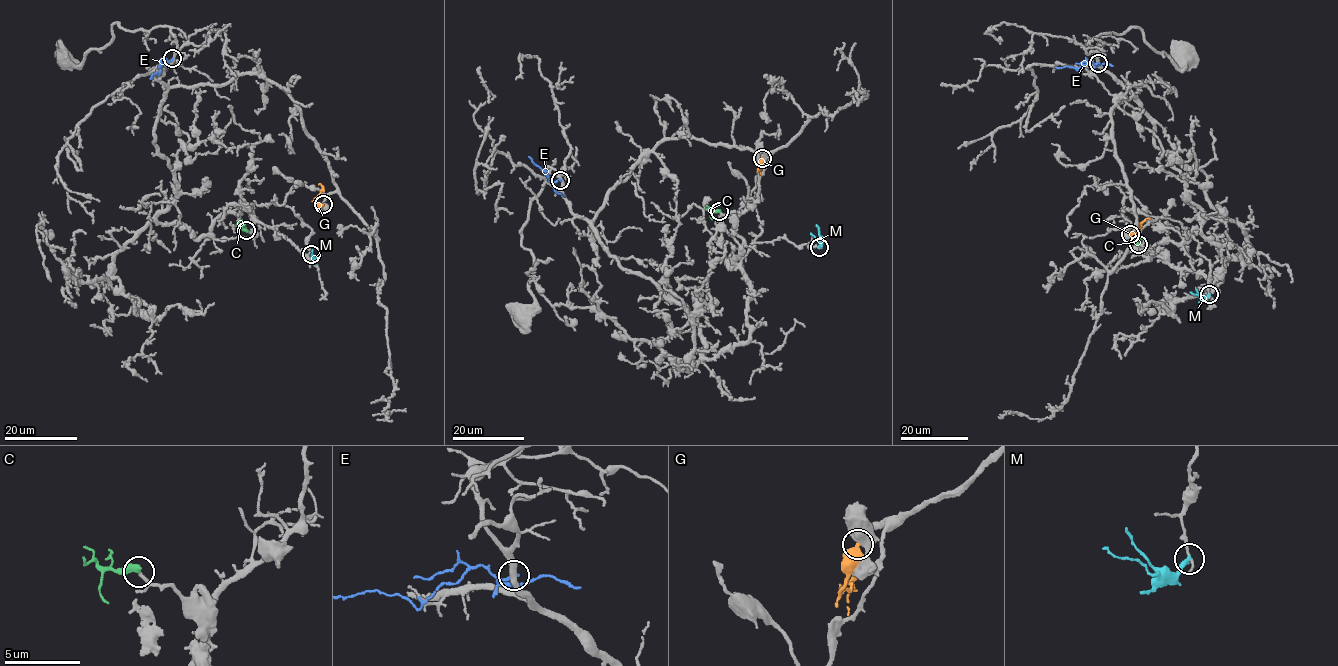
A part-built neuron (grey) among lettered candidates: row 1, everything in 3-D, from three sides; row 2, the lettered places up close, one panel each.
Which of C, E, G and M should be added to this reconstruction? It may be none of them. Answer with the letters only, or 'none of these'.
C

